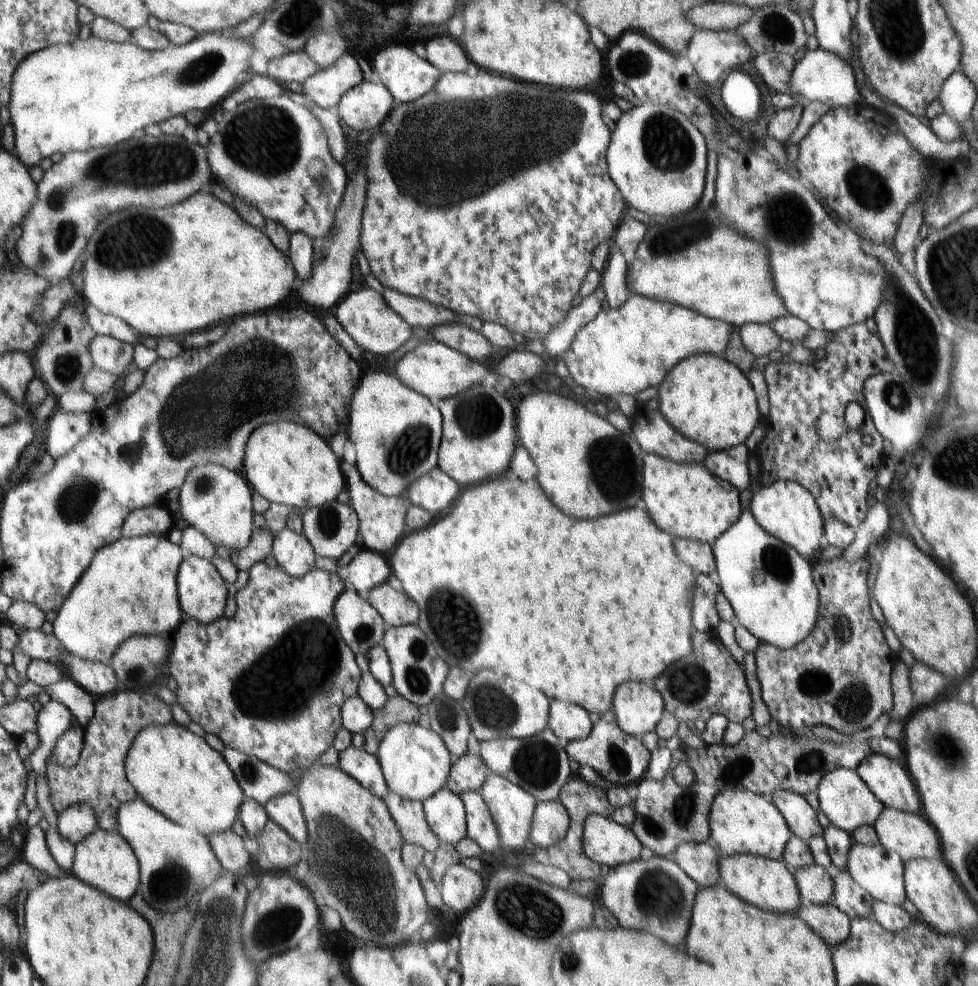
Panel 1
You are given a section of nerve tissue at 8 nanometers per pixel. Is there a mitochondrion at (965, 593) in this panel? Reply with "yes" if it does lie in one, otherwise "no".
no

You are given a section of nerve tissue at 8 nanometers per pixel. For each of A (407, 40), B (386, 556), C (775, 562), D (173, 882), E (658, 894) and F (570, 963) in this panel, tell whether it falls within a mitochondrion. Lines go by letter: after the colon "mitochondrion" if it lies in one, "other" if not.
A: other
B: other
C: mitochondrion
D: mitochondrion
E: mitochondrion
F: mitochondrion

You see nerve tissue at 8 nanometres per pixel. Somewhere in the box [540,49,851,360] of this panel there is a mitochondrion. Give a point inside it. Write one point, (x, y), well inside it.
(668, 146)

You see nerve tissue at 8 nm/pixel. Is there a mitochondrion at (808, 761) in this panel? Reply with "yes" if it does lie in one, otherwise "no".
yes

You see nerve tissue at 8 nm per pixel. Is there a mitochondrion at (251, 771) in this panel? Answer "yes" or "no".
yes

